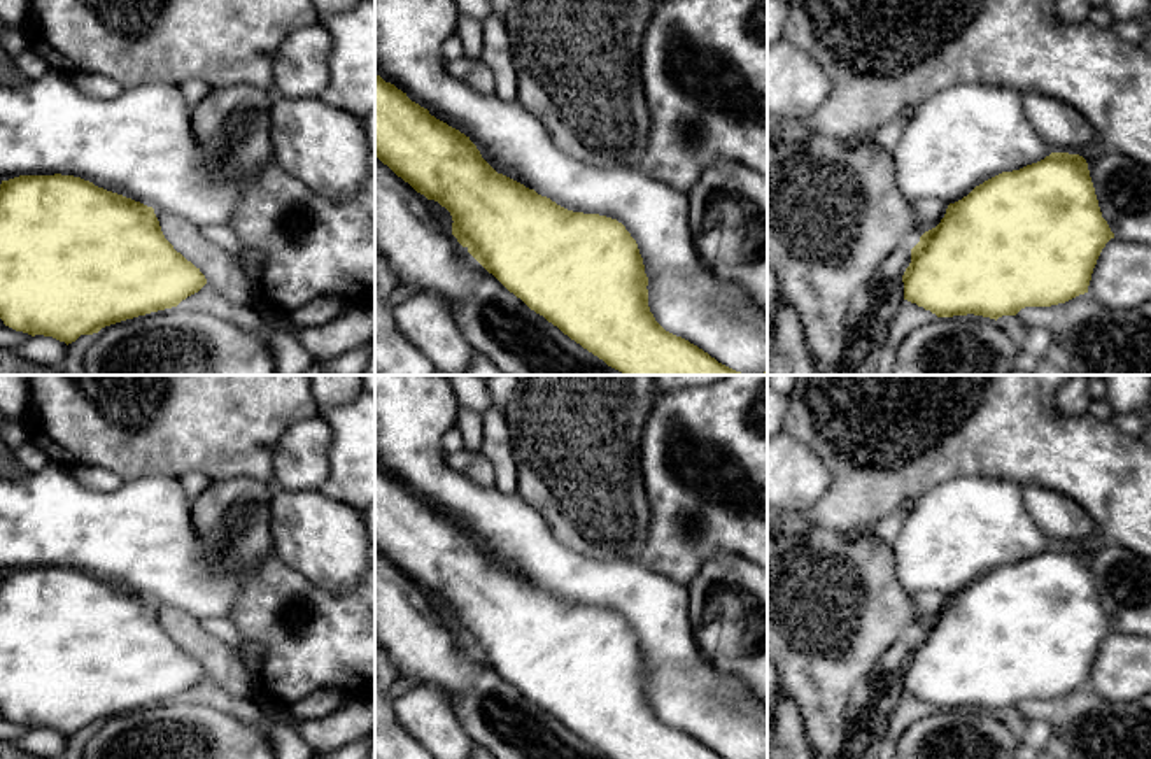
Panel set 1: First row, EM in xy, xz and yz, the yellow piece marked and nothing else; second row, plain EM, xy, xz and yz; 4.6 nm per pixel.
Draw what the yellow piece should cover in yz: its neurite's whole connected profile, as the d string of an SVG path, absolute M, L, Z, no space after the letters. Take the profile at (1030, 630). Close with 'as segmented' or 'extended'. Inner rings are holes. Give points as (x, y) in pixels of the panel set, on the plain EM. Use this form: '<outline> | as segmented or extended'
M1051 545L1020 563L1002 564L976 578L962 592L950 596L941 615L925 624L911 642L911 656L902 668L904 692L937 710L1016 708L1025 699L1051 699L1088 685L1093 661L1105 636L1114 631L1102 610L1088 556L1079 547Z | as segmented

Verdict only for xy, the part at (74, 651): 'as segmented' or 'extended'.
as segmented

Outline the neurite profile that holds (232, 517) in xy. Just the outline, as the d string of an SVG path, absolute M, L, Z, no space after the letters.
M251 477L212 480L193 501L196 536L228 573L247 577L272 554L270 501L275 487L275 482Z

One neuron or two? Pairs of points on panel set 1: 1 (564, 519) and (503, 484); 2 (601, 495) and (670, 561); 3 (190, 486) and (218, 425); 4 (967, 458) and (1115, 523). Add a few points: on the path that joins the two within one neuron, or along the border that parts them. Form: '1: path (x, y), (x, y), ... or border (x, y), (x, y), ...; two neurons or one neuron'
1: border (512, 451), (517, 493); two neurons
2: border (647, 496), (649, 539), (636, 561); two neurons
3: border (179, 477), (190, 472), (202, 472), (211, 481); two neurons
4: path (1006, 458), (1055, 458), (1081, 484); one neuron

